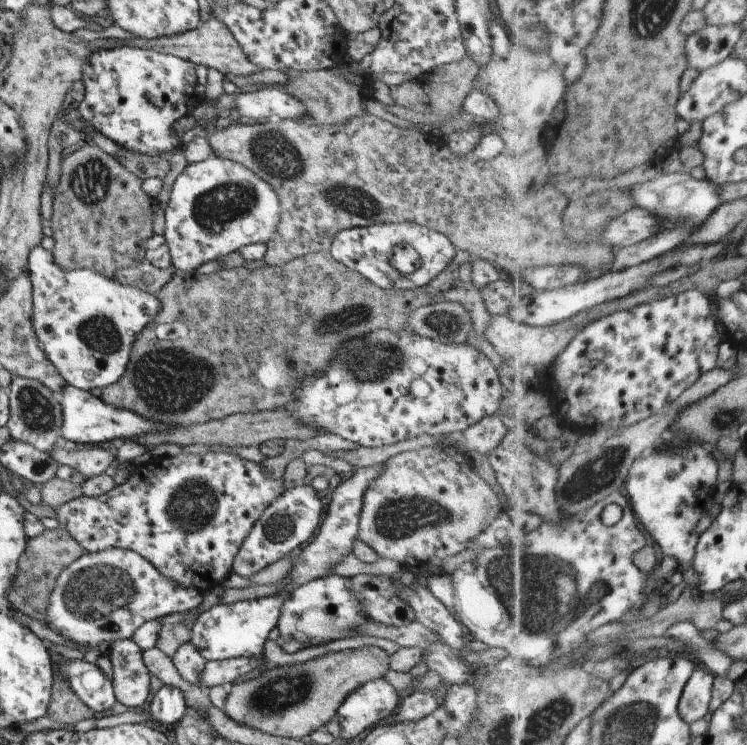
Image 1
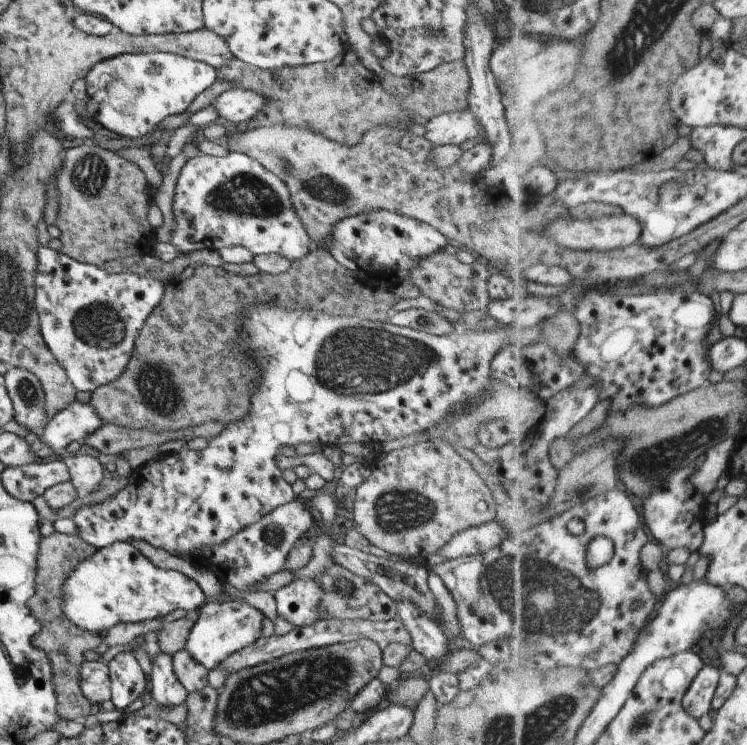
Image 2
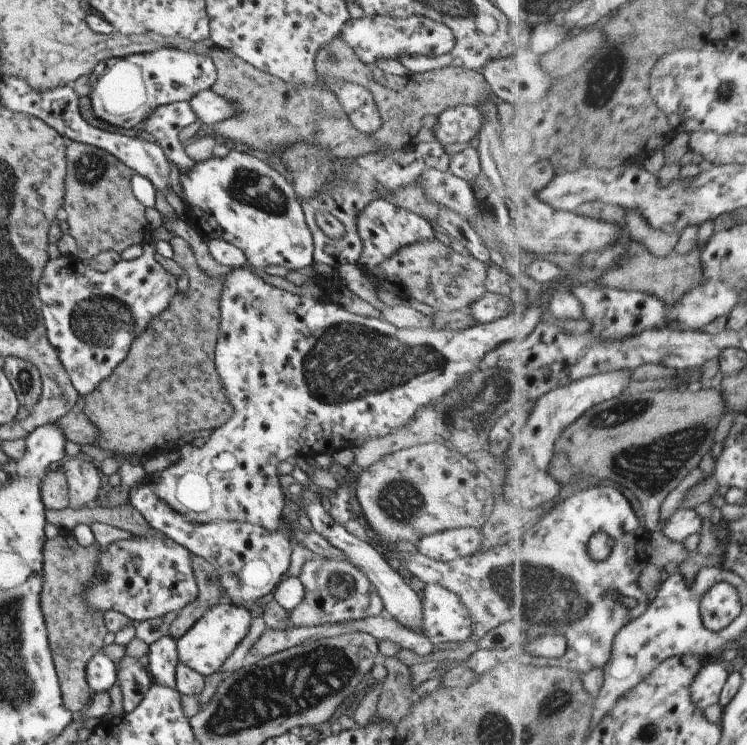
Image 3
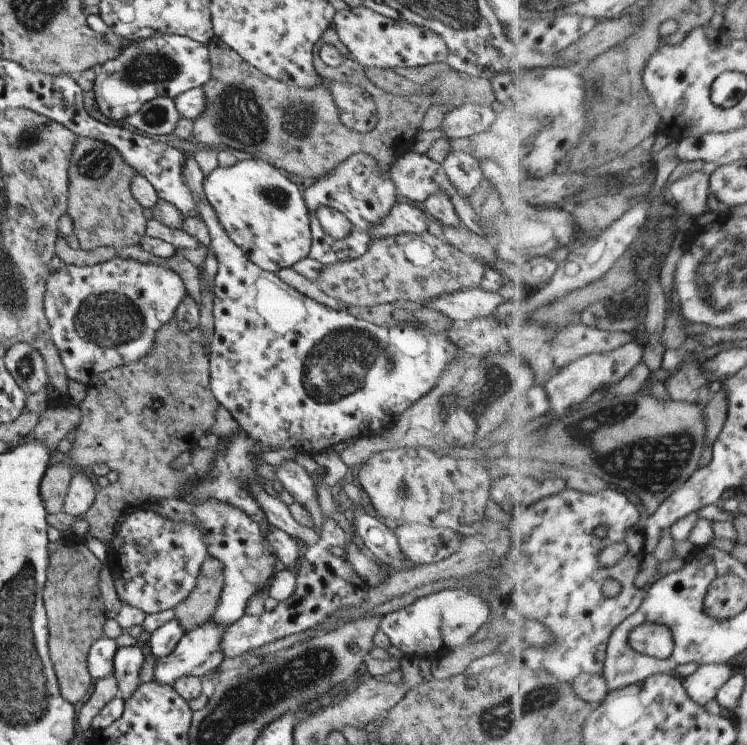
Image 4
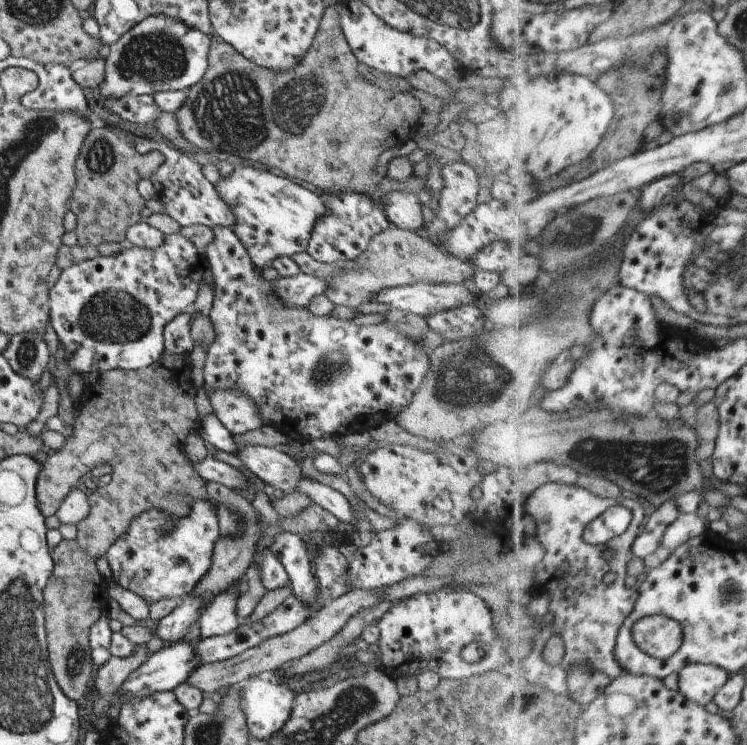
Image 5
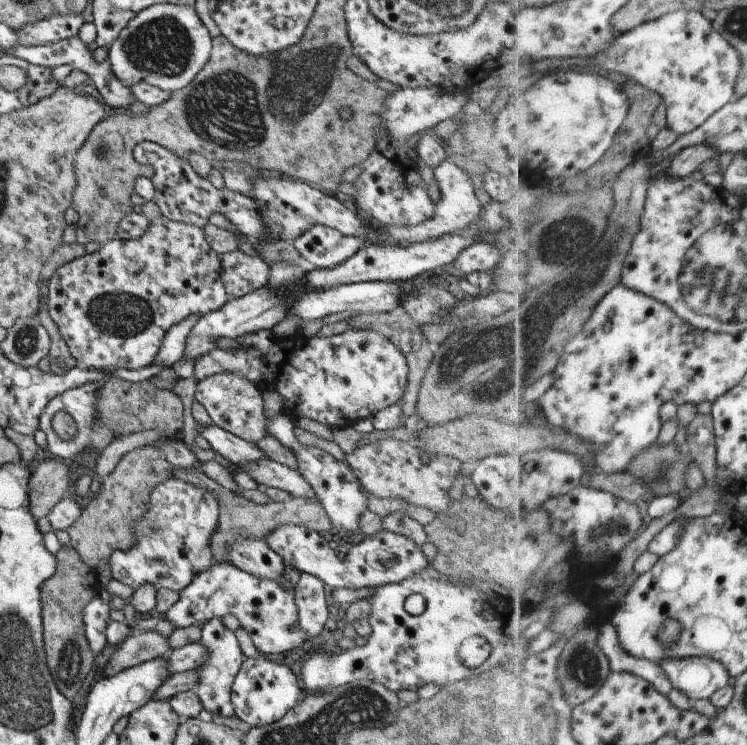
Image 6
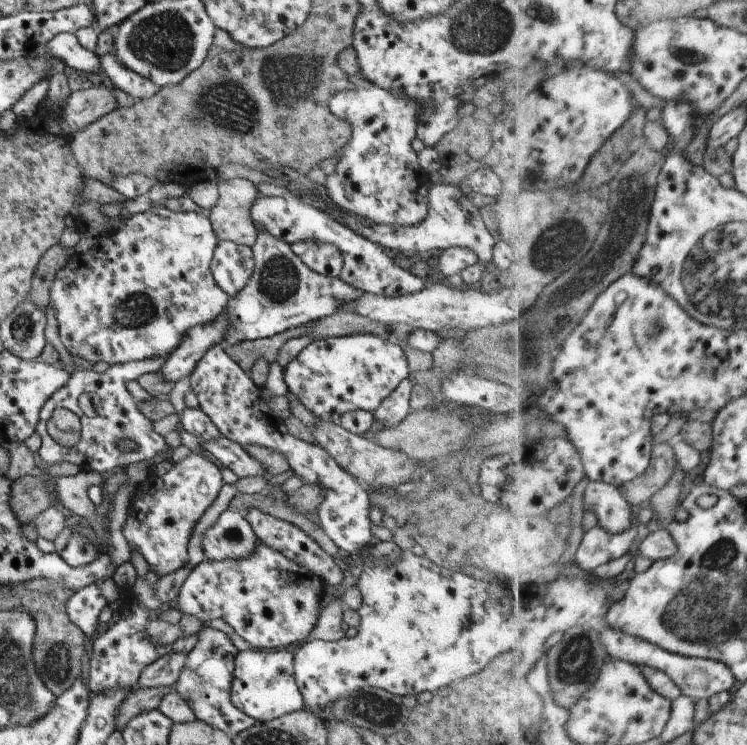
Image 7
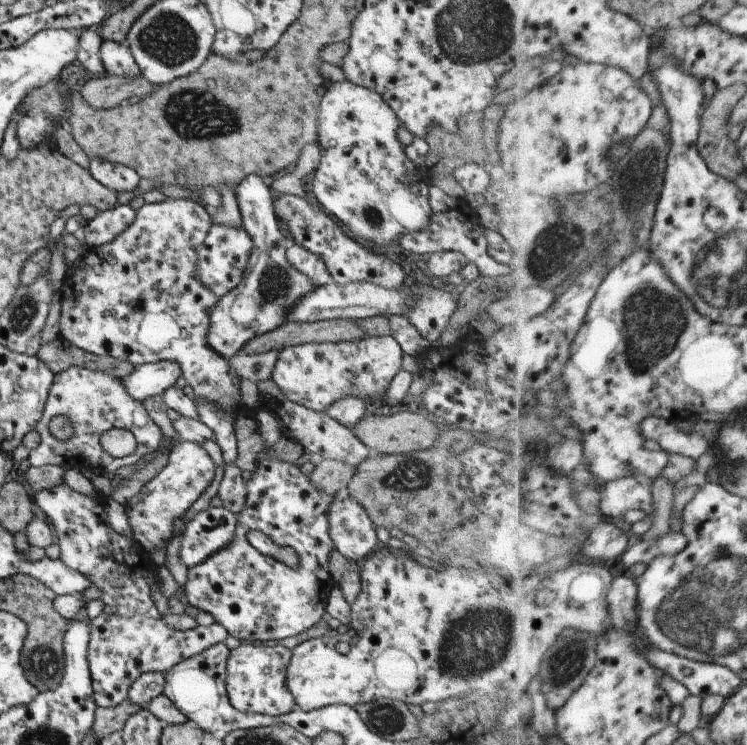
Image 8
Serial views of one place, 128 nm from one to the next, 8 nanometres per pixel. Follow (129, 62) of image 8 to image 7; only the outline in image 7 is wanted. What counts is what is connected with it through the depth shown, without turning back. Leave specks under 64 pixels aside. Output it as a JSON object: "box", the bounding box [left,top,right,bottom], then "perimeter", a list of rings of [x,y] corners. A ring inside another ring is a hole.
{"box":[98,53,157,100],"perimeter":[[[114,53],[98,56],[99,70],[103,72],[103,77],[114,87],[123,90],[135,100],[151,100],[157,94],[157,87],[146,78],[135,74],[133,70],[121,66],[117,62]]]}

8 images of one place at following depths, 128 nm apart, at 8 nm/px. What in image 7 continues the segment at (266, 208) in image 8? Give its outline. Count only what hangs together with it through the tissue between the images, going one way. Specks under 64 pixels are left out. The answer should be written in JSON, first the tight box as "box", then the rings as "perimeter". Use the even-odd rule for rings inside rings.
{"box":[224,230,363,344],"perimeter":[[[257,230],[256,236],[250,248],[253,274],[249,282],[245,283],[245,288],[241,288],[241,292],[228,297],[229,302],[224,308],[229,320],[224,343],[237,344],[243,340],[275,336],[283,330],[331,316],[333,312],[341,309],[343,304],[363,294],[363,291],[349,286],[338,276],[329,278],[309,270],[303,261],[293,254],[290,245],[281,238],[271,236],[267,230]]]}

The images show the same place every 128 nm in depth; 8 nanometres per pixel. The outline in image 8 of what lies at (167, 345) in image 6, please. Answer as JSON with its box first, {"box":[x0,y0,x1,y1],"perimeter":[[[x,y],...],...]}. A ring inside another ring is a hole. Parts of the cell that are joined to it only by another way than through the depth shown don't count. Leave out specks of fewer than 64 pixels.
{"box":[27,367,164,476],"perimeter":[[[81,367],[67,368],[63,372],[53,375],[53,382],[49,386],[49,394],[37,424],[34,426],[35,432],[39,434],[39,444],[33,449],[29,449],[27,462],[32,467],[43,465],[61,466],[66,470],[71,468],[81,468],[97,471],[101,475],[112,476],[113,472],[121,466],[131,466],[142,462],[145,458],[155,452],[159,442],[164,439],[159,428],[153,423],[143,405],[137,400],[133,400],[125,386],[121,384],[121,378],[115,378],[113,374],[105,372],[87,370]],[[53,416],[67,416],[73,428],[73,434],[69,440],[57,440],[47,424]],[[112,428],[123,429],[131,432],[136,440],[133,454],[123,458],[111,458],[103,452],[99,444],[99,436]]]}

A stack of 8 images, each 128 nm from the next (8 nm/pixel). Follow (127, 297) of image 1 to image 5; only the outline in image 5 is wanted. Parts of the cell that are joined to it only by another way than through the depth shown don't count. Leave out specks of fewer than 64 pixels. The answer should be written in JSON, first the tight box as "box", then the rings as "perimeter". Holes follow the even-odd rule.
{"box":[48,231,213,375],"perimeter":[[[179,231],[171,236],[164,236],[163,244],[149,250],[149,248],[137,248],[137,246],[125,245],[123,250],[119,250],[115,256],[95,256],[91,260],[83,260],[83,262],[77,262],[72,264],[69,268],[61,269],[57,280],[48,290],[48,320],[52,330],[57,336],[57,340],[63,350],[67,352],[67,364],[73,368],[73,372],[79,375],[89,374],[90,372],[104,373],[112,371],[113,369],[121,369],[127,371],[139,370],[145,368],[150,364],[153,364],[160,358],[163,350],[161,332],[167,322],[172,318],[175,318],[177,314],[181,312],[190,311],[192,302],[195,300],[197,294],[197,288],[199,288],[199,282],[203,280],[205,284],[209,284],[209,288],[213,290],[213,278],[209,270],[209,263],[205,258],[204,249],[195,248],[191,246],[189,242],[185,240],[183,234],[179,234]]]}

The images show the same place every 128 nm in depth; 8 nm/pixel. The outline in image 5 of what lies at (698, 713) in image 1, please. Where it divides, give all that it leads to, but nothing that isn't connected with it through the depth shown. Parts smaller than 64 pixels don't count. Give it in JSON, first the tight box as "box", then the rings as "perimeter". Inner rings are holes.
{"box":[679,664,731,704],"perimeter":[[[691,664],[679,673],[680,690],[695,704],[707,704],[729,682],[731,674],[716,664]]]}

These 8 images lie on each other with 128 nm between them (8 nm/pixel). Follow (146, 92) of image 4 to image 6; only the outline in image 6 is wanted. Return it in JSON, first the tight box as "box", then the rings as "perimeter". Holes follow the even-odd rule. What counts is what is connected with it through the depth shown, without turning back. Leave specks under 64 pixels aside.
{"box":[107,4,212,92],"perimeter":[[[154,4],[137,12],[108,46],[107,62],[111,74],[125,86],[145,82],[173,92],[189,84],[205,66],[212,38],[197,17],[194,7]]]}

